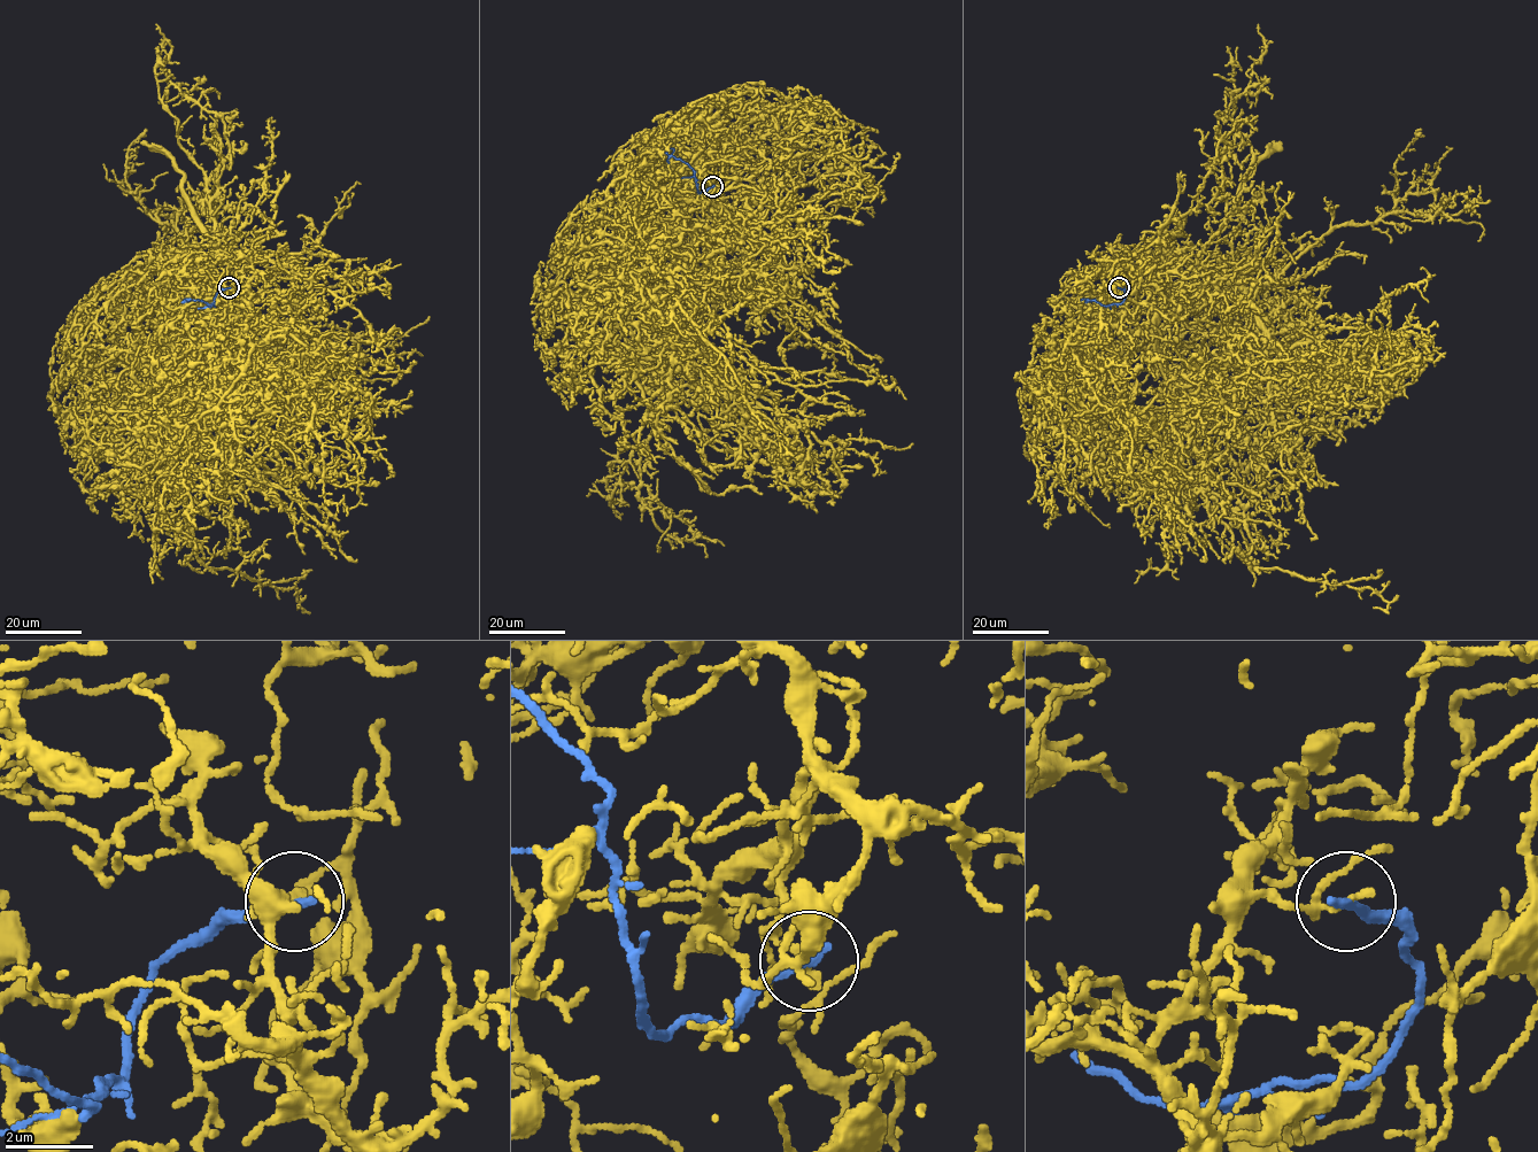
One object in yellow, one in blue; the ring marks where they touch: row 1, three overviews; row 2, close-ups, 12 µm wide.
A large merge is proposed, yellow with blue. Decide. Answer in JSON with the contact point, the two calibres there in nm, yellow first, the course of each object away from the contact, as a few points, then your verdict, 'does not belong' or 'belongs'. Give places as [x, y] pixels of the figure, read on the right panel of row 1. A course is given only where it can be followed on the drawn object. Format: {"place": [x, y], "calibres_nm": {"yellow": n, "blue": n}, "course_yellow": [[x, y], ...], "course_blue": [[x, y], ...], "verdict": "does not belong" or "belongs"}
{"place": [1119, 287], "calibres_nm": {"yellow": 180, "blue": 220}, "course_yellow": [[1119, 288], [1105, 307], [1151, 334], [1202, 497], [1233, 547], [1253, 566], [1368, 587], [1388, 604], [1373, 609]], "course_blue": [[1119, 287], [1125, 294], [1119, 303], [1104, 306], [1081, 299]], "verdict": "does not belong"}

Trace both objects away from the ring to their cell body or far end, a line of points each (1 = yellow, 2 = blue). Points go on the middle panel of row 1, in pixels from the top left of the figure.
1: (712, 186), (715, 172), (669, 232), (671, 294), (725, 358), (783, 455), (782, 440)
2: (712, 186), (698, 192), (694, 171), (675, 159), (670, 148)

